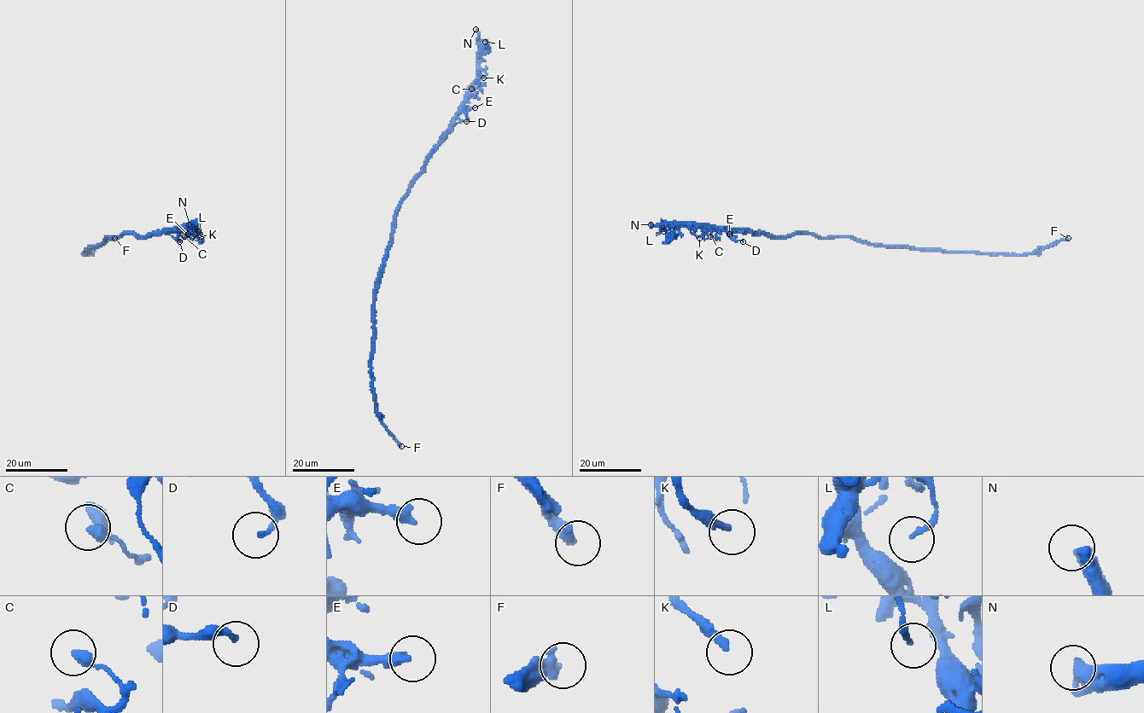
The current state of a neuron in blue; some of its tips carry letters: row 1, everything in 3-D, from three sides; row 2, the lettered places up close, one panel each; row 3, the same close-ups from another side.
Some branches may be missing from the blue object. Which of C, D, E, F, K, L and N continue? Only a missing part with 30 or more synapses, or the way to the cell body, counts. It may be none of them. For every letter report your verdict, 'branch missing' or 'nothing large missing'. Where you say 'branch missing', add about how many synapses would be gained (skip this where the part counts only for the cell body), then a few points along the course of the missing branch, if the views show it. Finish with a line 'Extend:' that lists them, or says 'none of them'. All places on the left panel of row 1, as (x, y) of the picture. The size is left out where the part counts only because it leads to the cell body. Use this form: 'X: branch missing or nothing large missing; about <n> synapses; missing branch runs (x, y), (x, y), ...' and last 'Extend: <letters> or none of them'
C: nothing large missing
D: nothing large missing
E: nothing large missing
F: branch missing; about 100 synapses; missing branch runs (114, 238), (115, 232), (123, 224), (123, 219), (106, 198)
K: nothing large missing
L: nothing large missing
N: nothing large missing
Extend: F

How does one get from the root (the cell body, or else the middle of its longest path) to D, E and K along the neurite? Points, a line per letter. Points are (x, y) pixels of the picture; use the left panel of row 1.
D: (105, 238), (118, 237), (123, 233), (148, 236), (176, 231), (179, 241)
E: (105, 238), (118, 237), (123, 233), (137, 236), (172, 231), (188, 234)
K: (105, 238), (118, 237), (123, 233), (148, 236), (164, 230), (189, 228), (196, 238)

